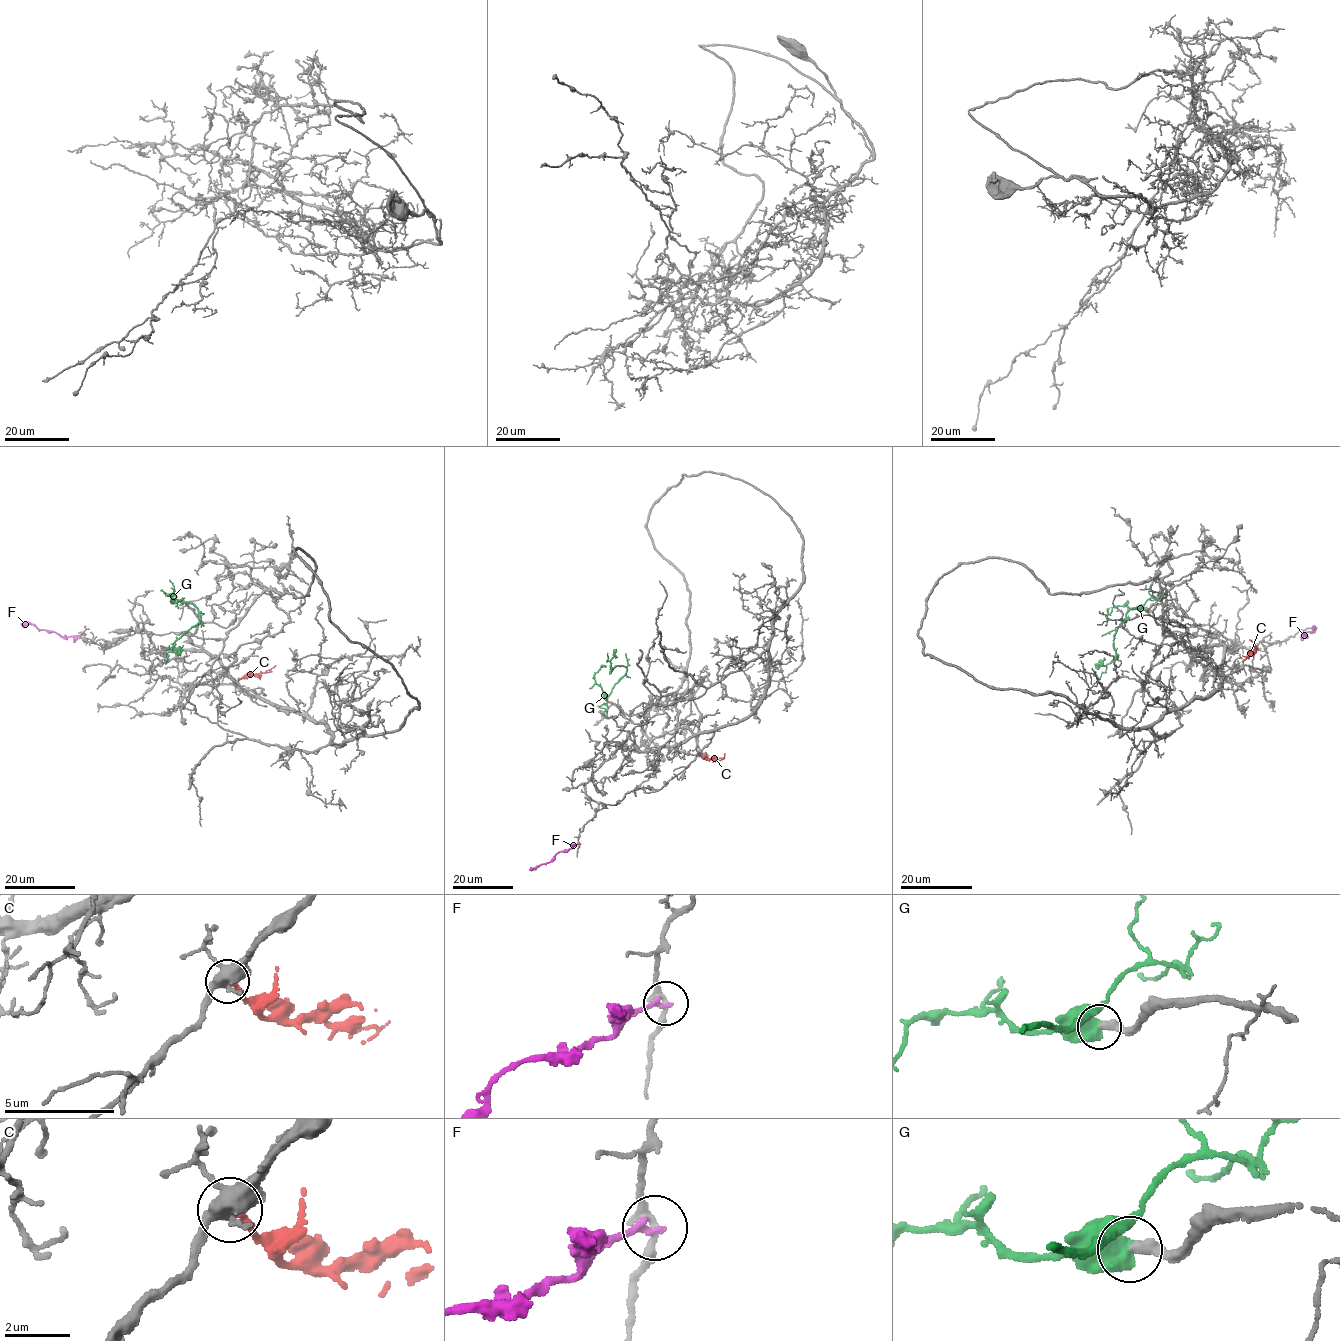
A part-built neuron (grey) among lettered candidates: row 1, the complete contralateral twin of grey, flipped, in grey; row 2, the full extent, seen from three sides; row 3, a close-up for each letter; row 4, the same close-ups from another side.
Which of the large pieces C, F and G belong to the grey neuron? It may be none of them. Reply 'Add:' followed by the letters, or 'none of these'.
Add: G

